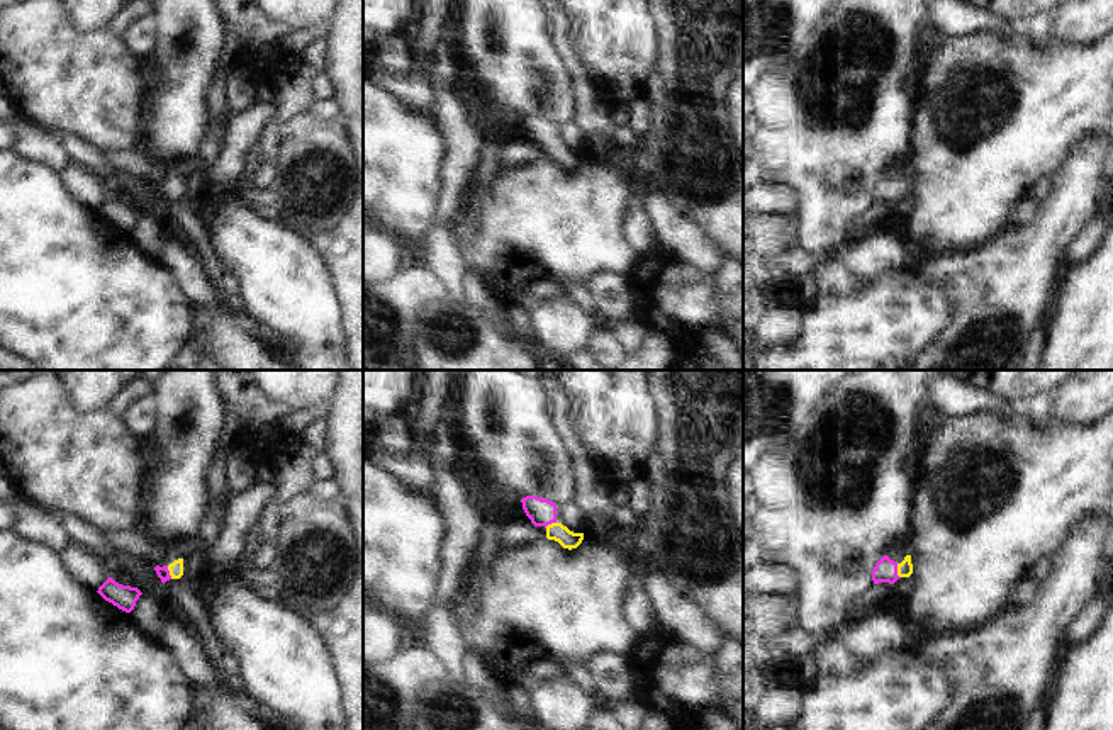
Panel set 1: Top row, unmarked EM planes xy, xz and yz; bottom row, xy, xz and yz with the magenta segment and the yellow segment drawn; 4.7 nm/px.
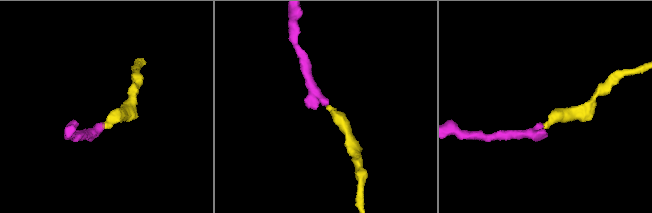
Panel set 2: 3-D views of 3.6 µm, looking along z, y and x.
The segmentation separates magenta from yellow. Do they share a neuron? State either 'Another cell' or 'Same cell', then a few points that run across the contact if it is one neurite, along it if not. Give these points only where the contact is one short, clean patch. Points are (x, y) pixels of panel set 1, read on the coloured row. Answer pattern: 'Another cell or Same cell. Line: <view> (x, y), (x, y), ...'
Same cell. Line: xy (163, 572), (168, 572), (175, 569).

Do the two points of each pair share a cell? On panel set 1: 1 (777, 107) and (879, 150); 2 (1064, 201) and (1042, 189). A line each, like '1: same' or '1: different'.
1: same
2: different

